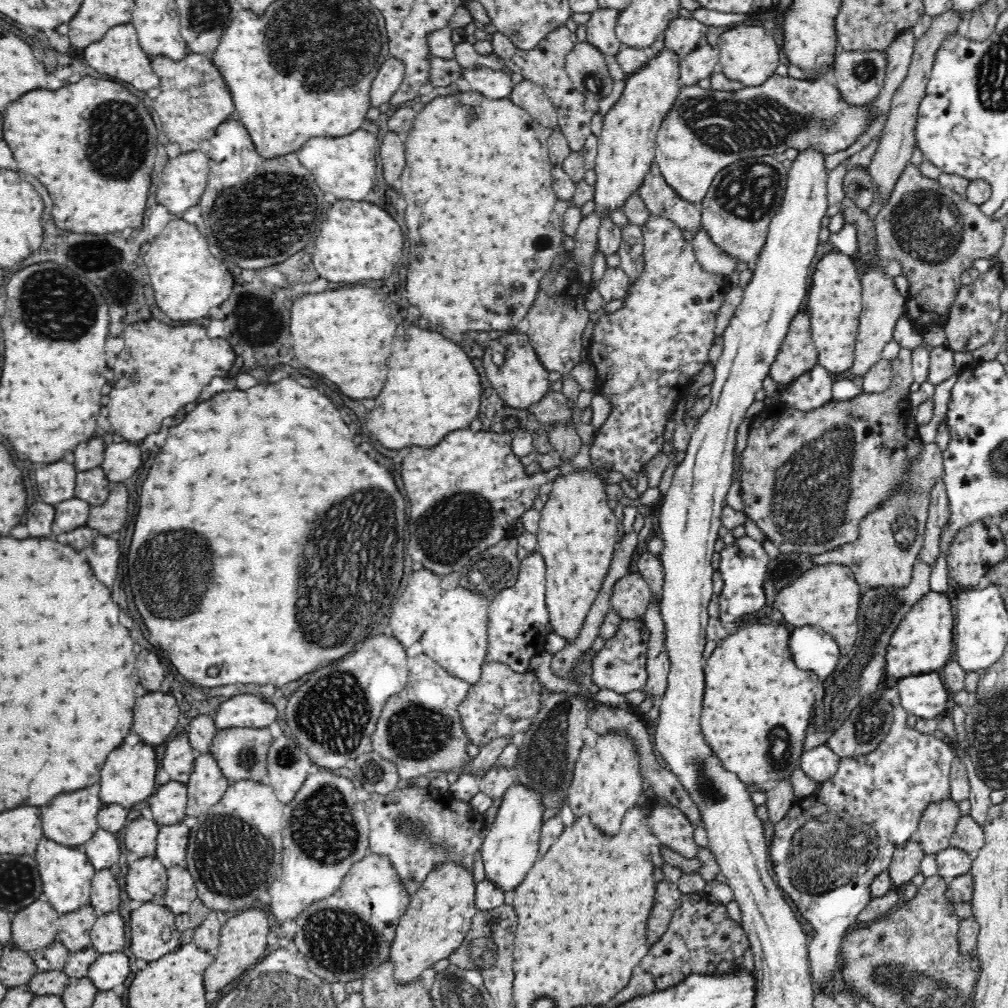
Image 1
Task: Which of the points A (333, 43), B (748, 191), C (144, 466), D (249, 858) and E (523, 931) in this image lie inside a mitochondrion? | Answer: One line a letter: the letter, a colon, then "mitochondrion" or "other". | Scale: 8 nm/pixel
A: mitochondrion
B: mitochondrion
C: other
D: mitochondrion
E: other

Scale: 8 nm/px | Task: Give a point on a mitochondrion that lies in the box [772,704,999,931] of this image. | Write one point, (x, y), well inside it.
(827, 852)

